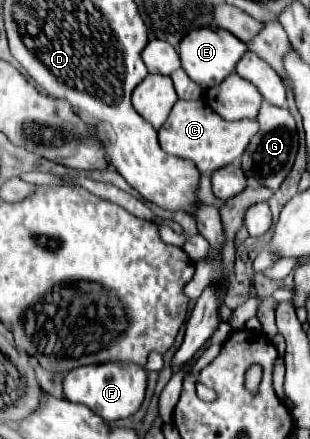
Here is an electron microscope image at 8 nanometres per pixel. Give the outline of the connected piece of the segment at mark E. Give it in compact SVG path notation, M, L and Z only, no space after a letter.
M202 27L202 29L192 29L178 47L182 69L196 81L200 87L208 89L214 85L220 85L236 67L236 63L242 59L242 55L248 51L246 43L242 43L238 37L232 33L218 29L218 27Z

